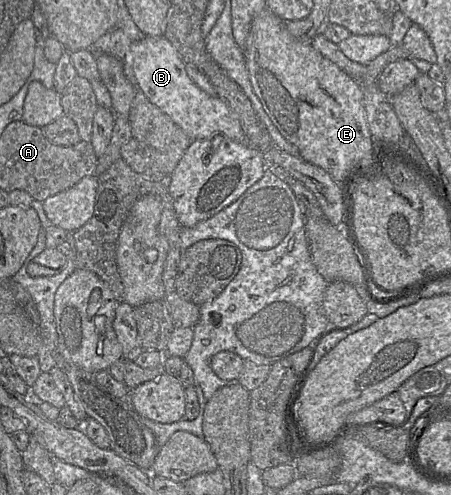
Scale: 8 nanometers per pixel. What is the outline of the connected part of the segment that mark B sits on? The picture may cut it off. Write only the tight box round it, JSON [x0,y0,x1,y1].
[130,36,251,146]

